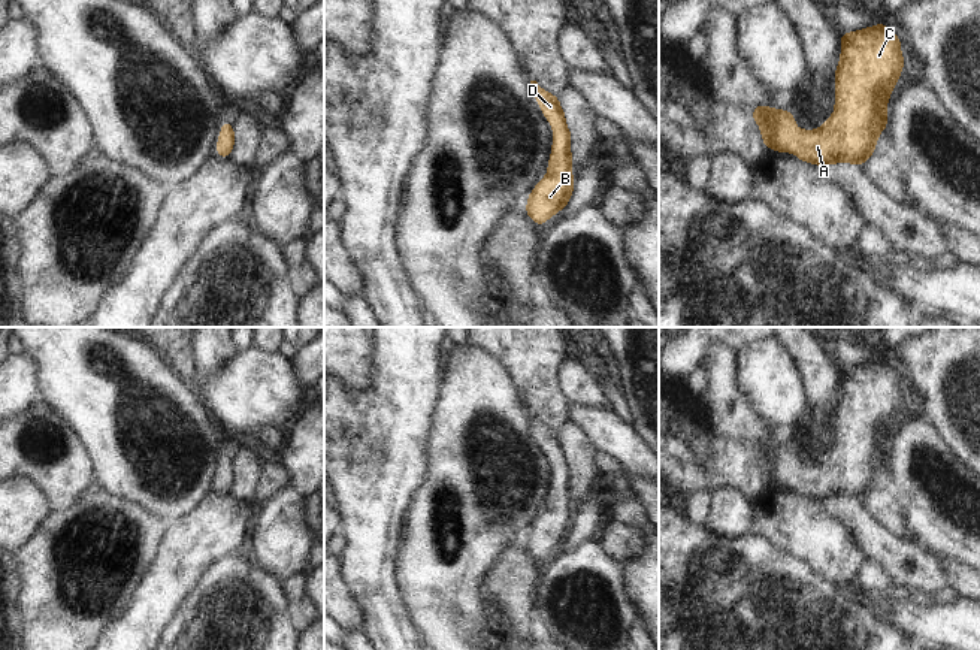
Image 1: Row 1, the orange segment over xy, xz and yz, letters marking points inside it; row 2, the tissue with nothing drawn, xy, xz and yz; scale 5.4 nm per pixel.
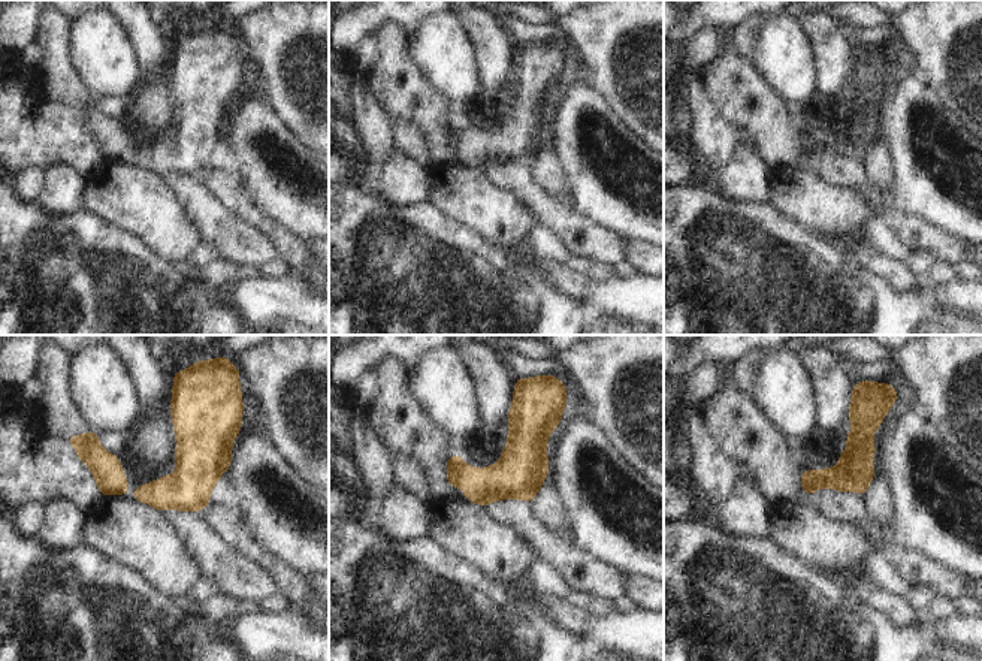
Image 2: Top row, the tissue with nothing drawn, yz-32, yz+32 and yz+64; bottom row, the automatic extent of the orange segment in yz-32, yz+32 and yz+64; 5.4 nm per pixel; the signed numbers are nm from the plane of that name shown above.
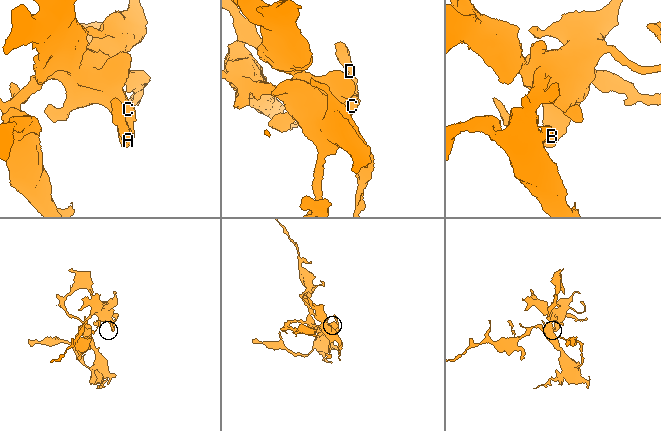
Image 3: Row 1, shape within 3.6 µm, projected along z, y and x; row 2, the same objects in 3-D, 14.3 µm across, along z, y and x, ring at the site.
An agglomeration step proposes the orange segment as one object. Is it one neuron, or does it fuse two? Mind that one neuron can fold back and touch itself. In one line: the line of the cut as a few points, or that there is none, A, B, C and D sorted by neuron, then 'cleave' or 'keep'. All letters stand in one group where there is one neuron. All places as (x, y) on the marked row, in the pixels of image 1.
cut none; groups A B C D; keep

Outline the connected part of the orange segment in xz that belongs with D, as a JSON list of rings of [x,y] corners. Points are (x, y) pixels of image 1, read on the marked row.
[[[530,81],[530,84],[542,114],[554,130],[548,172],[529,194],[526,206],[527,215],[539,227],[557,211],[566,208],[574,191],[575,182],[572,179],[572,154],[569,148],[572,133],[565,126],[566,117],[560,108],[559,99],[542,90],[536,81]]]

